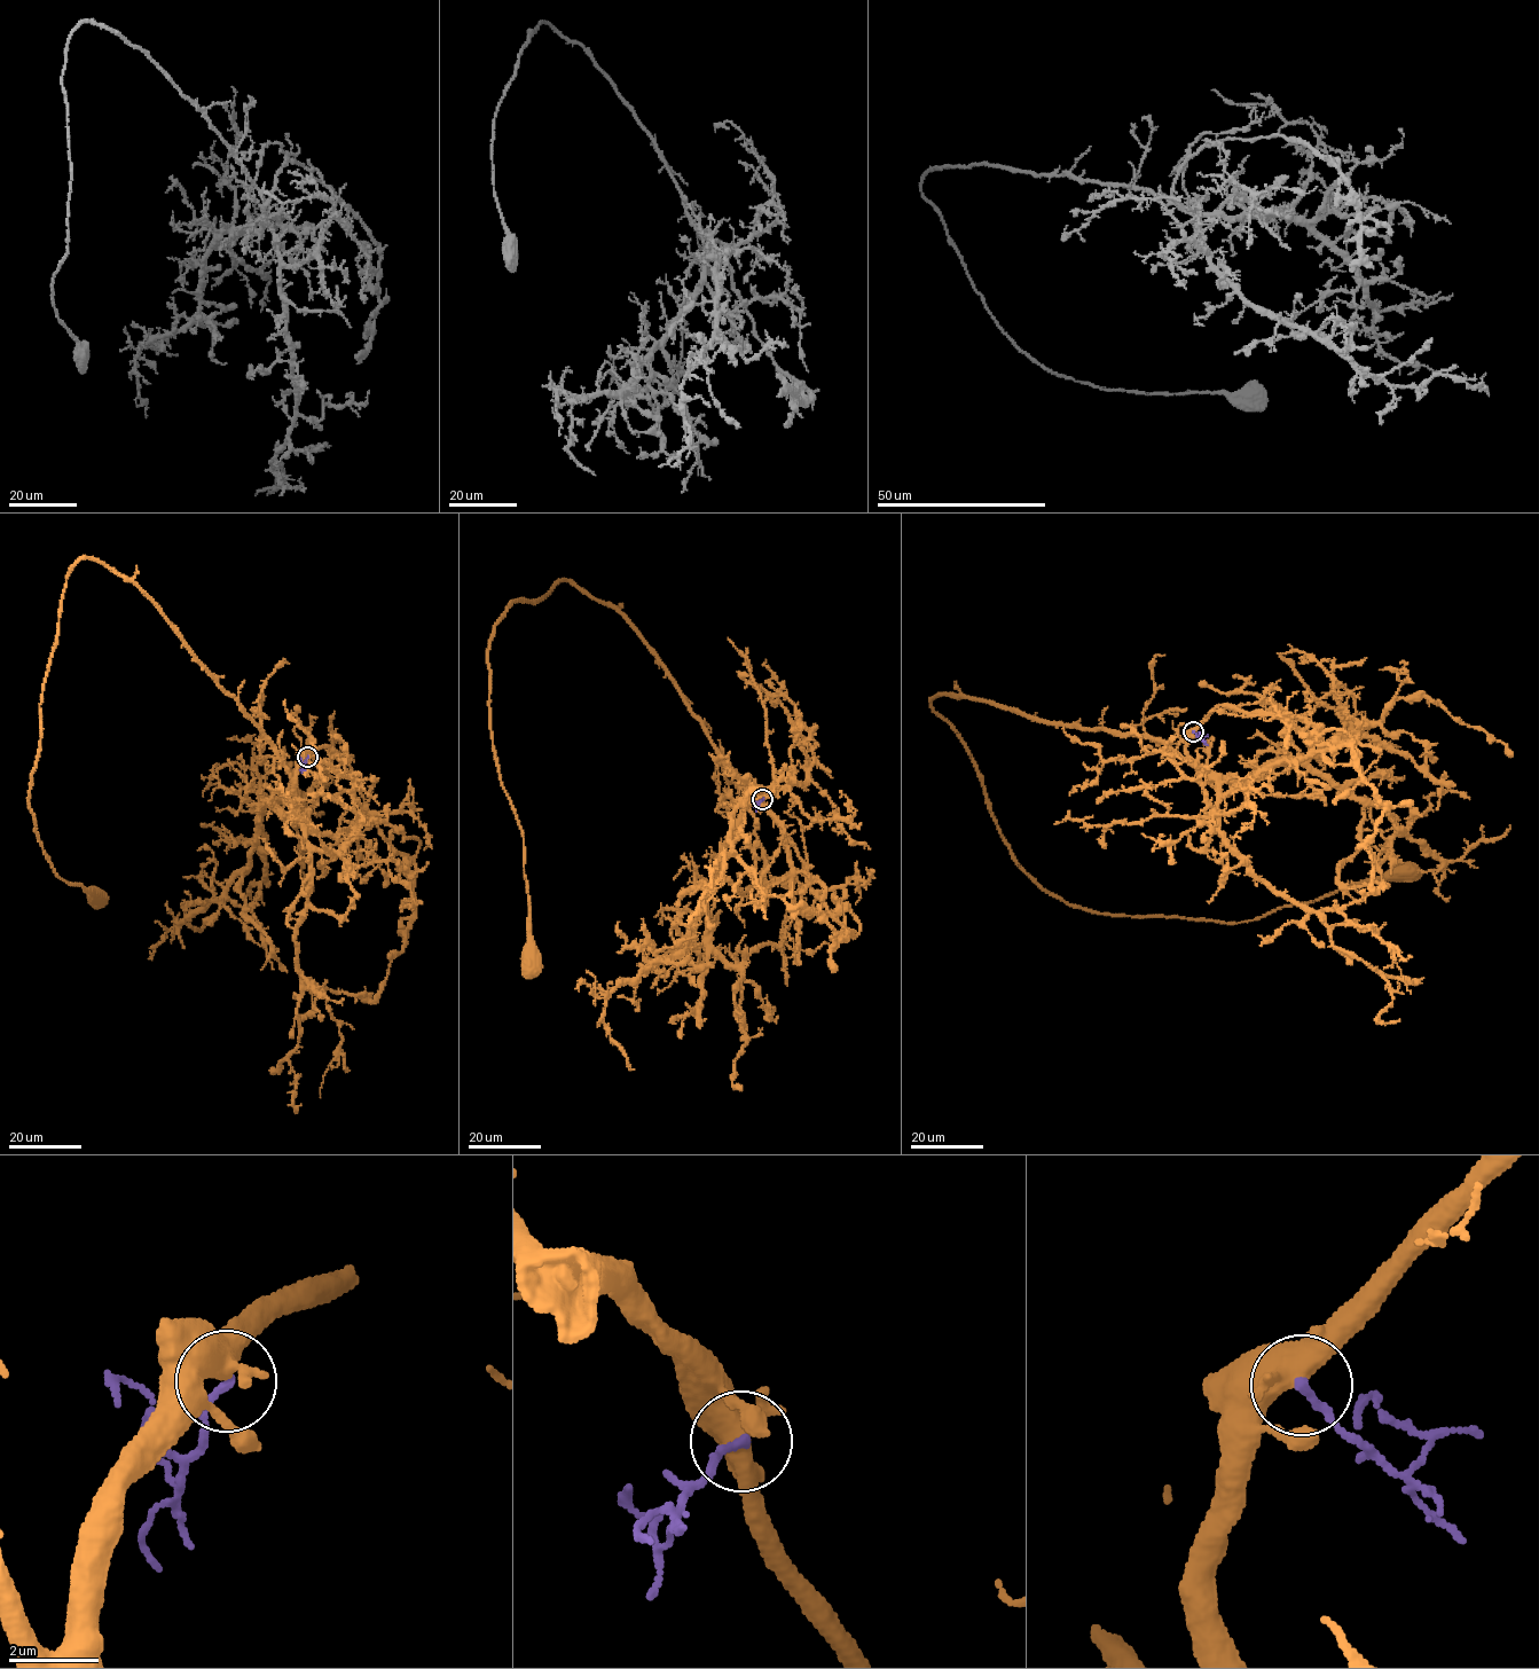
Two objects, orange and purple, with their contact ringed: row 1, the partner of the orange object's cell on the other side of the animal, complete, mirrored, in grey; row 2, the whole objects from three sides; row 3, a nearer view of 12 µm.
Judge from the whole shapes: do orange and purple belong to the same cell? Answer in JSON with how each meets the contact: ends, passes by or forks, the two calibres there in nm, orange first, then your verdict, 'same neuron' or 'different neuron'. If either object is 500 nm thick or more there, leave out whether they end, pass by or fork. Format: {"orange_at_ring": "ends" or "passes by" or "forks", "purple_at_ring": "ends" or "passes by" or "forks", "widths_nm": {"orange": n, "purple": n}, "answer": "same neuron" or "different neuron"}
{"orange_at_ring": "forks", "purple_at_ring": "ends", "widths_nm": {"orange": 400, "purple": 190}, "answer": "different neuron"}

